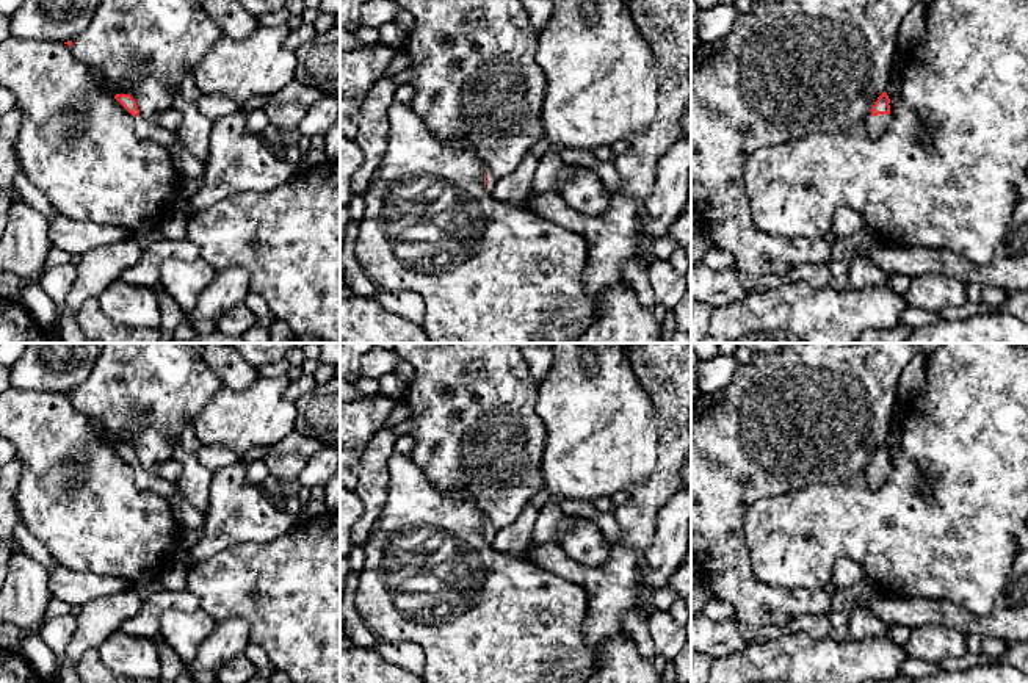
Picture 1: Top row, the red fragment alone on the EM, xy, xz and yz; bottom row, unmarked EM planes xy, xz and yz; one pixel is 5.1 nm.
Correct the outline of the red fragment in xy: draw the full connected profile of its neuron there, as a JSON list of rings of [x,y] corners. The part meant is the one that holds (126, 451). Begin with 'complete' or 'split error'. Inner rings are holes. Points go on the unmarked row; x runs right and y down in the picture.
split error; [[[116,445],[114,450],[135,468],[136,486],[139,489],[155,492],[168,500],[174,520],[182,533],[202,529],[205,514],[188,503],[176,484],[144,470],[139,465],[136,451],[130,445]]]

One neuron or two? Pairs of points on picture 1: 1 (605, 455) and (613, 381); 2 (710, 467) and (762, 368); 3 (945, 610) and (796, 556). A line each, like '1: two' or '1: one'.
1: one
2: one
3: two

